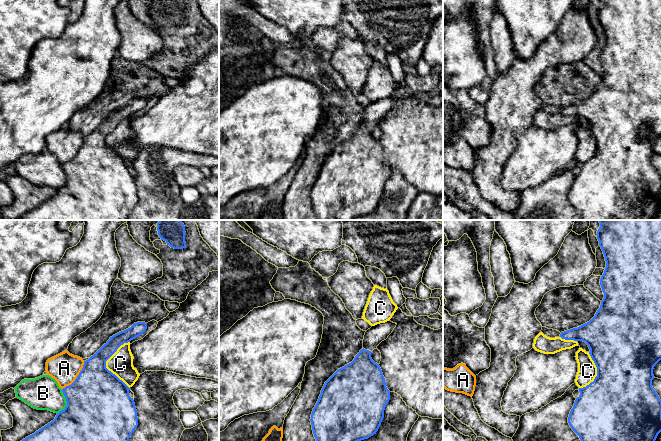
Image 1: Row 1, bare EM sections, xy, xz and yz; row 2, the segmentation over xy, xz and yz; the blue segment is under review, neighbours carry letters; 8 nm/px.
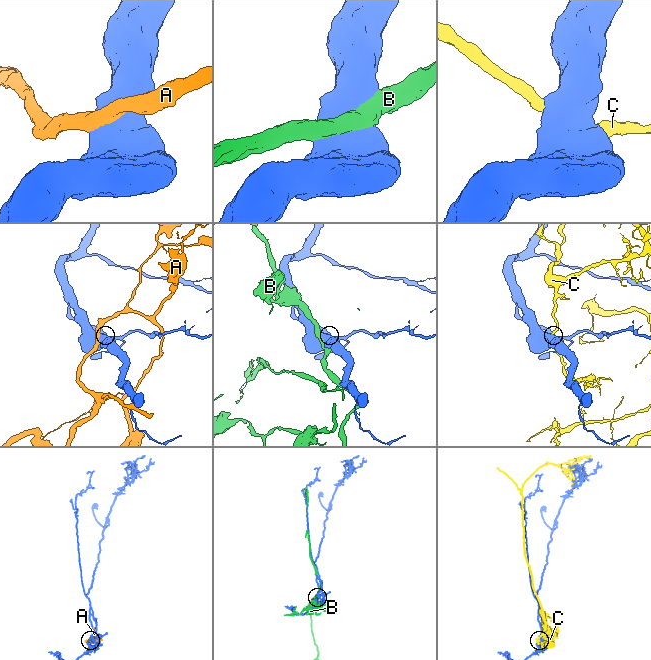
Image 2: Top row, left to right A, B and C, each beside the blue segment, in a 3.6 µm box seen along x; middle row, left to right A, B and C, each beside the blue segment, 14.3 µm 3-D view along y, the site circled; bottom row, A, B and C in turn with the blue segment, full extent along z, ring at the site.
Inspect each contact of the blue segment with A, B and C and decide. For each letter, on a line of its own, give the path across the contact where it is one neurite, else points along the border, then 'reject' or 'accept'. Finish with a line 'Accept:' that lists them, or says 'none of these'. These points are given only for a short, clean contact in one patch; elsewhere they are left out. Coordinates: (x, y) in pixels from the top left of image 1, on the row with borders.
A: reject
B: reject
C: reject
Accept: none of these

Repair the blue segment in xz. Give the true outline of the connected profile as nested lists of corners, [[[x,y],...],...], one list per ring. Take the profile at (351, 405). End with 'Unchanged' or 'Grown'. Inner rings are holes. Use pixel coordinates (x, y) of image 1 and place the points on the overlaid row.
[[[387,321],[372,326],[365,332],[363,348],[354,360],[338,369],[324,384],[319,399],[311,414],[311,425],[316,441],[361,441],[376,434],[384,418],[384,410],[390,400],[390,391],[379,364],[371,358],[371,353],[392,333],[396,323]]]. Grown

